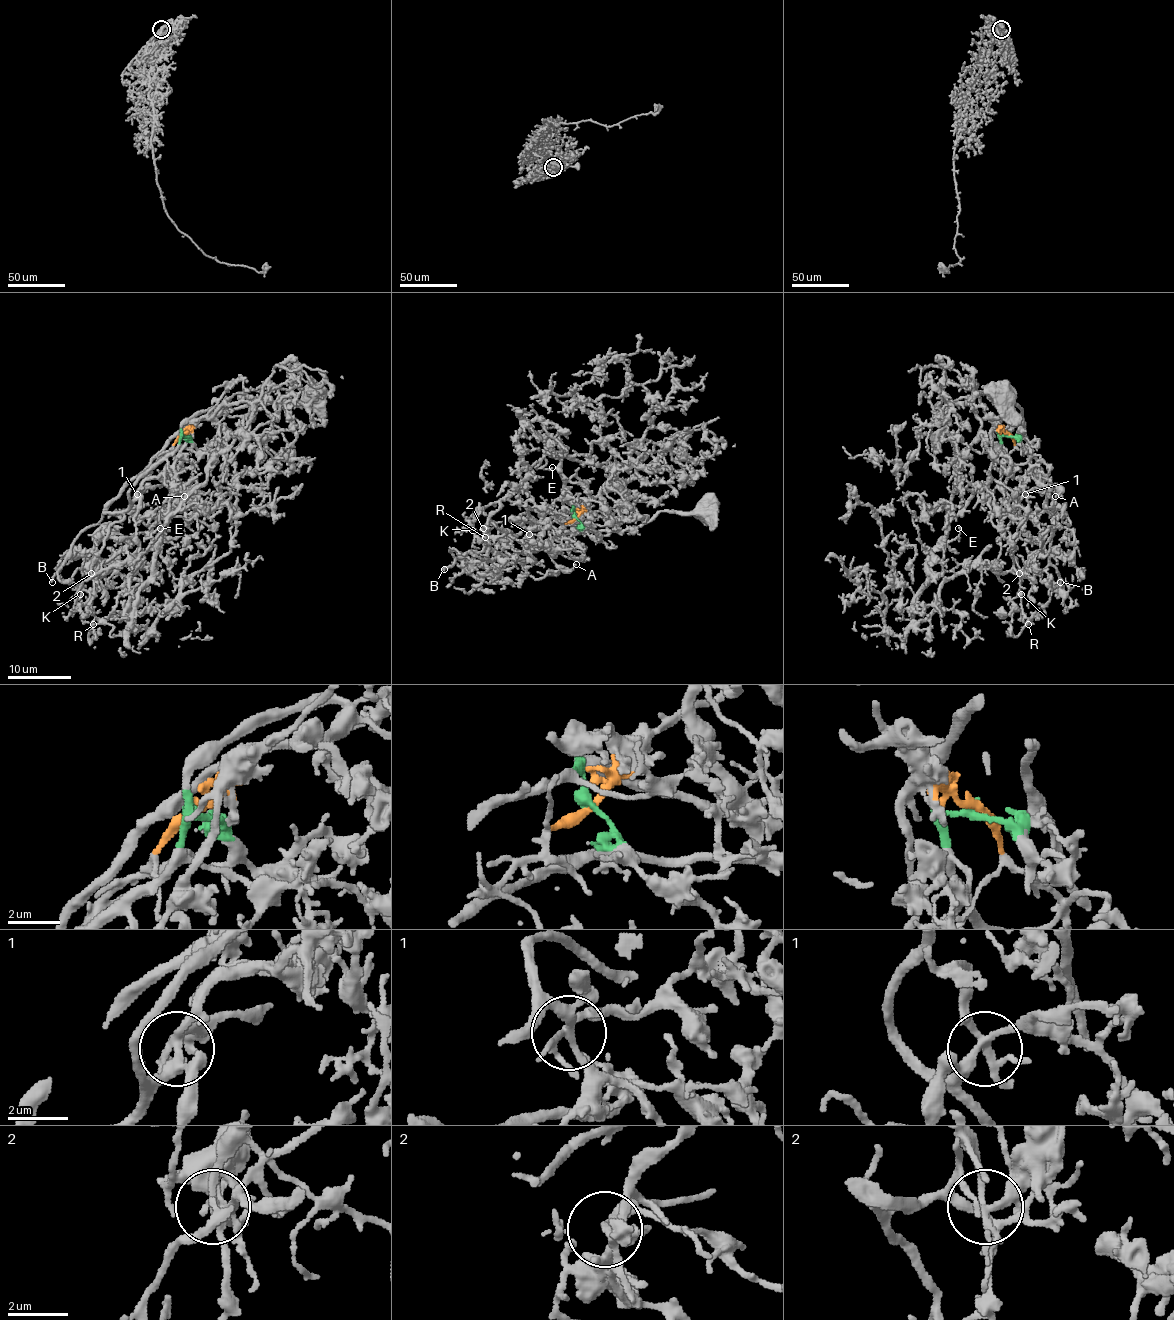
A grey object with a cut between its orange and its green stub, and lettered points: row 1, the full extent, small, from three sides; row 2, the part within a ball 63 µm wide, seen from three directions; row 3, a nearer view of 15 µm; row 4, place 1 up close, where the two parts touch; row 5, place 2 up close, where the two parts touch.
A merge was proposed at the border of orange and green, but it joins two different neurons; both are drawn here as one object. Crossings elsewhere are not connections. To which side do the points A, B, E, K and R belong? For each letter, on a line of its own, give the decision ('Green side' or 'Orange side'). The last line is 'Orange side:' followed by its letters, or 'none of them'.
A: Green side
B: Green side
E: Orange side
K: Orange side
R: Green side
Orange side: E, K

